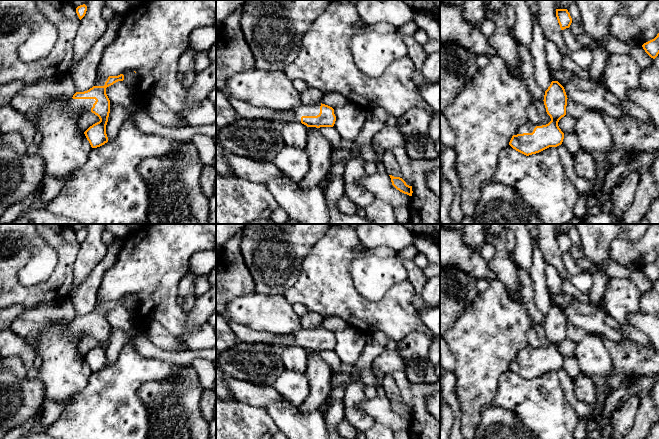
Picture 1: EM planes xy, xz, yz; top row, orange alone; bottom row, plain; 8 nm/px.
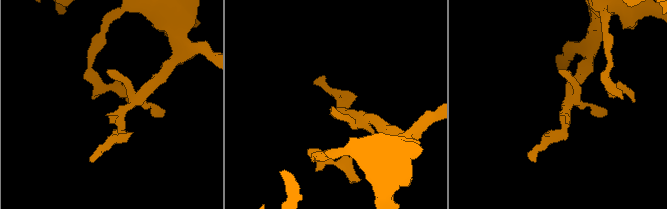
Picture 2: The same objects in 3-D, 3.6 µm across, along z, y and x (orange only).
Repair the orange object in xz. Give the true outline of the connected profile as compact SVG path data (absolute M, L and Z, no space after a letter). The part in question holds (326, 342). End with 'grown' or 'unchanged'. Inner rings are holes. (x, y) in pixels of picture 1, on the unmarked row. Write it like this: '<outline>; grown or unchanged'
M325 328L312 330L299 329L293 333L292 346L298 346L307 351L333 351L336 345L334 333Z; grown

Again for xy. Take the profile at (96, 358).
M123 298L109 300L104 310L93 310L87 315L76 316L69 324L69 334L73 335L77 342L83 335L91 335L100 343L84 356L92 372L100 371L108 366L106 349L110 337L110 324L106 318L106 312L123 304Z; grown

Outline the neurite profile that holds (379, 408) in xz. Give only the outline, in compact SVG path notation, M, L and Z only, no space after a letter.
M387 397L365 398L361 403L361 409L370 415L375 423L382 424L393 430L410 430L412 421L397 414Z

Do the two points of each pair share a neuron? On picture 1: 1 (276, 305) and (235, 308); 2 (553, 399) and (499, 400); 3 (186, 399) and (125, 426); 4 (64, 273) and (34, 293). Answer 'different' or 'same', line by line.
1: same
2: same
3: different
4: same

